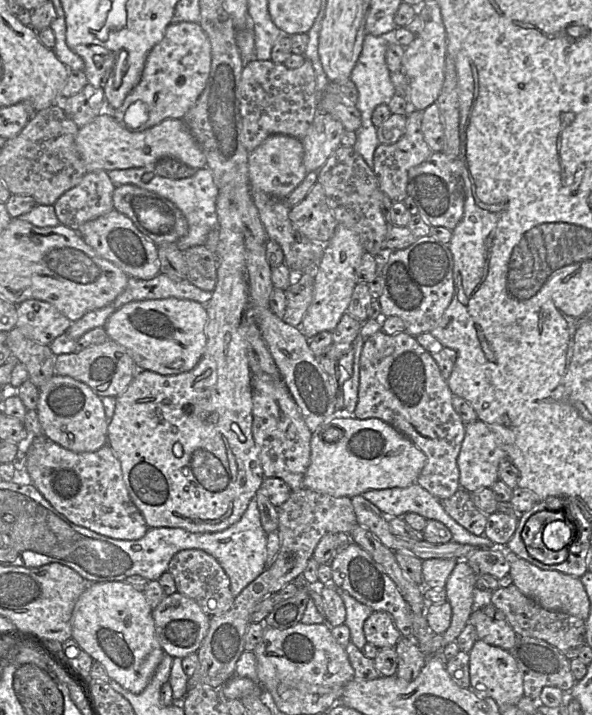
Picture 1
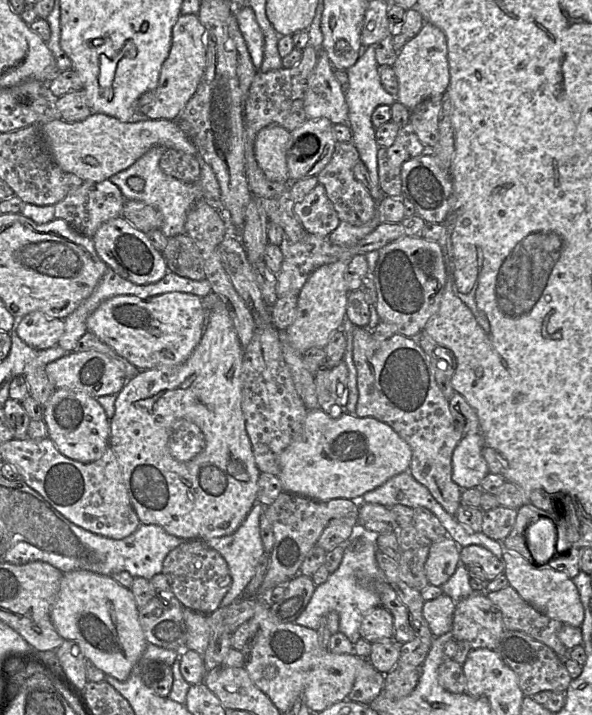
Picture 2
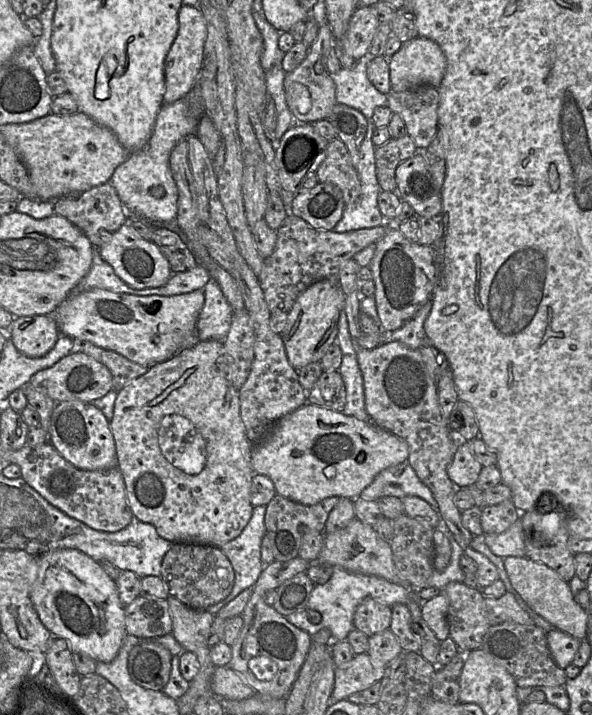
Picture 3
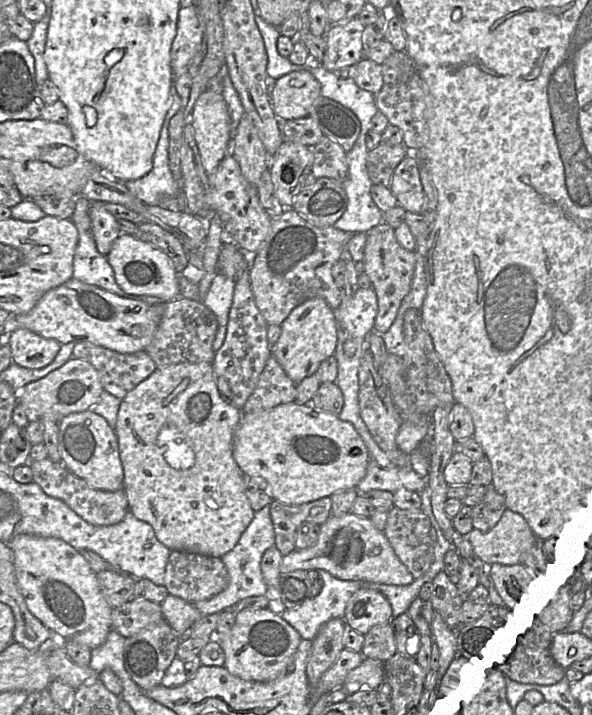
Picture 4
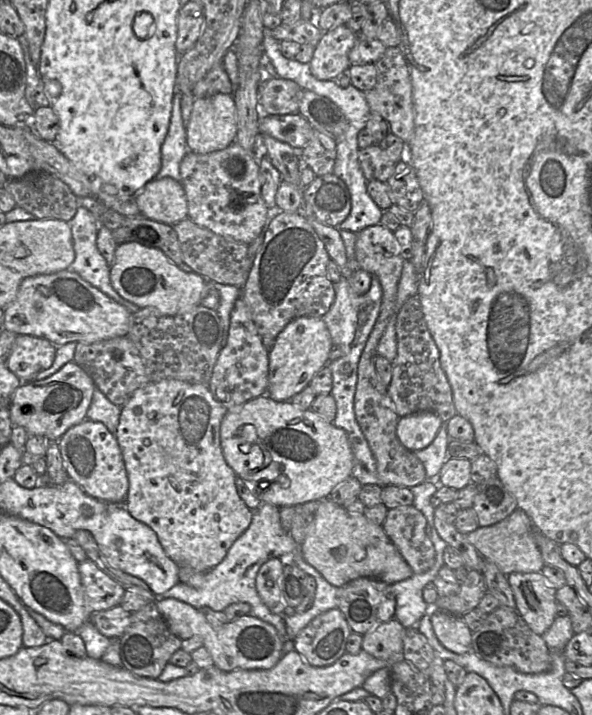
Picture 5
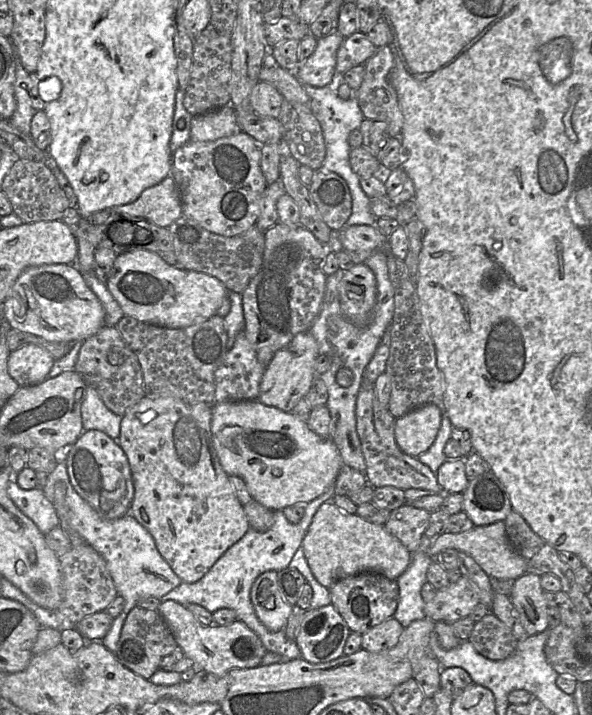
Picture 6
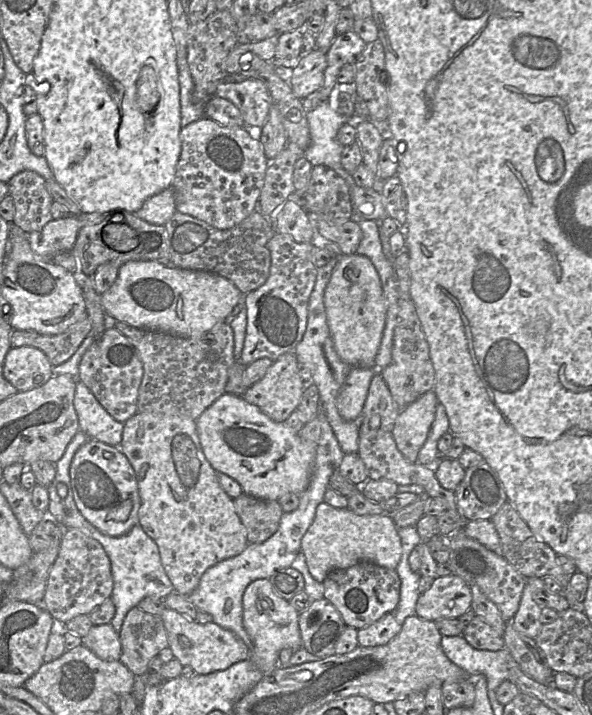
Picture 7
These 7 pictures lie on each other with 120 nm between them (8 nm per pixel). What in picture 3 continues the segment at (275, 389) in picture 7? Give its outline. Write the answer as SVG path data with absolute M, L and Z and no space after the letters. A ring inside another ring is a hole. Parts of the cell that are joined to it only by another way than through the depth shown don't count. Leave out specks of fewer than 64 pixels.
M326 279L315 282L298 296L288 313L286 327L280 333L293 368L299 370L312 362L319 362L329 347L337 342L338 320L345 297L338 283Z

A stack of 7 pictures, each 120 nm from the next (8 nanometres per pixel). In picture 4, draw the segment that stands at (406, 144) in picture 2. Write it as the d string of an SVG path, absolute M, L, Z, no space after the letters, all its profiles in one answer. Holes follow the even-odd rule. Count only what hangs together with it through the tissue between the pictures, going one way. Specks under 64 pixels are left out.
M380 143L369 150L366 167L371 182L374 185L389 187L395 168L407 155L408 150L403 143L397 145Z

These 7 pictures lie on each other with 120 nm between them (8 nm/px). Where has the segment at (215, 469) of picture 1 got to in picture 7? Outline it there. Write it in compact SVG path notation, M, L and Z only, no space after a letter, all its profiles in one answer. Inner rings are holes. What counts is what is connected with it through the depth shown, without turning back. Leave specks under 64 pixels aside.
M137 412L124 423L119 446L133 467L137 479L140 496L138 525L157 544L162 566L174 591L188 596L197 588L207 569L239 555L249 544L233 499L222 489L217 471L203 453L196 420L177 415Z

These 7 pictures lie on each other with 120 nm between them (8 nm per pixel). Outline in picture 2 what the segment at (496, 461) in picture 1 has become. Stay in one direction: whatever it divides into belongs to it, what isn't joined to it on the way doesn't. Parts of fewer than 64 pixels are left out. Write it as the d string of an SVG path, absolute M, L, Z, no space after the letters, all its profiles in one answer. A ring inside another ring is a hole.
M480 433L463 436L452 455L452 479L461 489L480 487L489 474L483 457L484 440Z

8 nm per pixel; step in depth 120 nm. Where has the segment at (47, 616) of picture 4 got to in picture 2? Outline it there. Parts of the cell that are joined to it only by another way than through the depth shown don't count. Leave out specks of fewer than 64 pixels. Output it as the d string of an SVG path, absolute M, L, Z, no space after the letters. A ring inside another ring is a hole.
M75 570L63 574L50 617L58 634L74 641L87 660L106 675L126 681L148 643L138 610L131 590L111 576Z

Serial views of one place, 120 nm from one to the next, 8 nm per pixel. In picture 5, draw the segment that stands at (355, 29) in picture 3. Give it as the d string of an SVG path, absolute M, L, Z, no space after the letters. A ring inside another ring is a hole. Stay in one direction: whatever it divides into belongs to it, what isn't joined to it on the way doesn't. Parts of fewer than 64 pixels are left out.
M346 25L322 32L309 62L312 75L319 80L331 80L346 72L351 66L349 52L357 36Z

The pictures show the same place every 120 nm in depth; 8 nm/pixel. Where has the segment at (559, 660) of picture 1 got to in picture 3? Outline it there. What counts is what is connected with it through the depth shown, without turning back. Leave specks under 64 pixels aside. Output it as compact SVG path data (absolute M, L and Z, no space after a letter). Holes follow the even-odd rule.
M504 622L491 626L487 631L481 649L489 653L513 676L518 687L564 686L568 678L565 669L554 661L547 641L547 634L541 627Z

